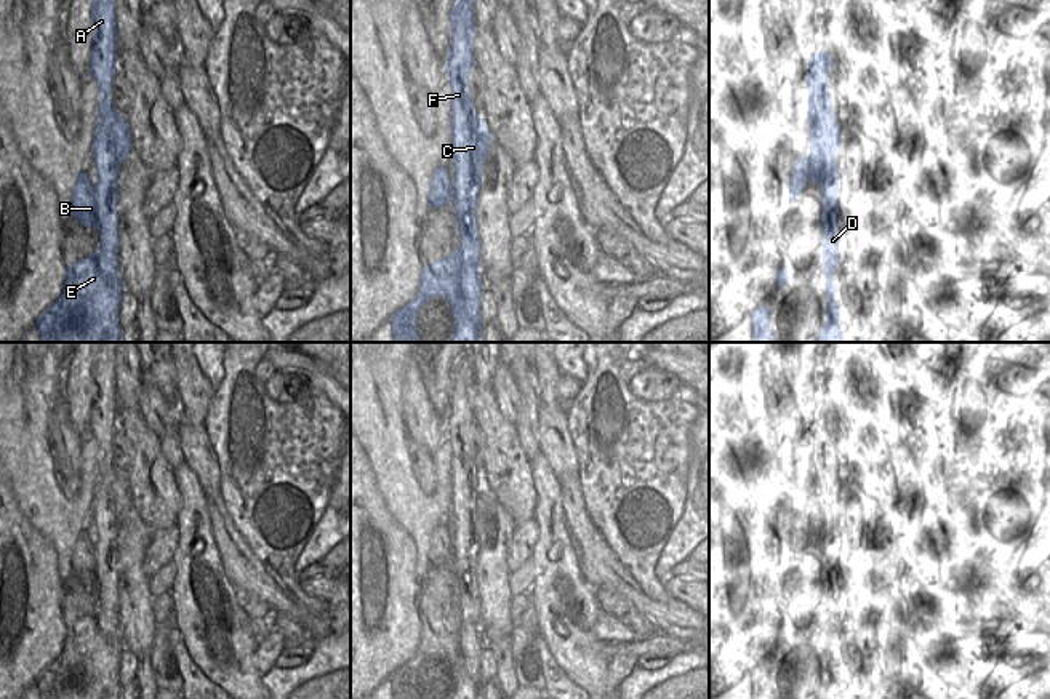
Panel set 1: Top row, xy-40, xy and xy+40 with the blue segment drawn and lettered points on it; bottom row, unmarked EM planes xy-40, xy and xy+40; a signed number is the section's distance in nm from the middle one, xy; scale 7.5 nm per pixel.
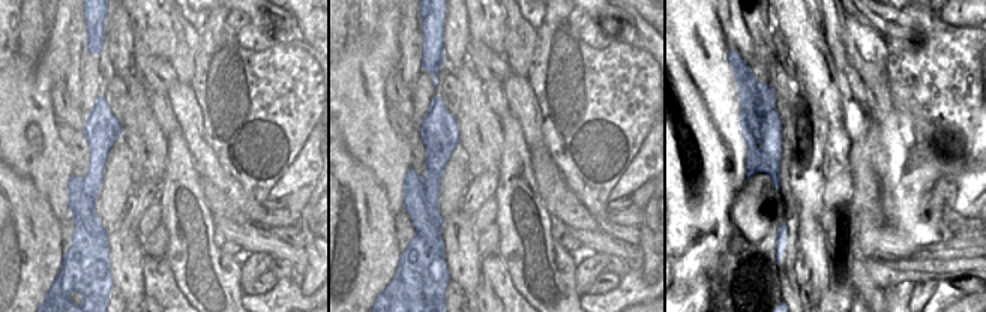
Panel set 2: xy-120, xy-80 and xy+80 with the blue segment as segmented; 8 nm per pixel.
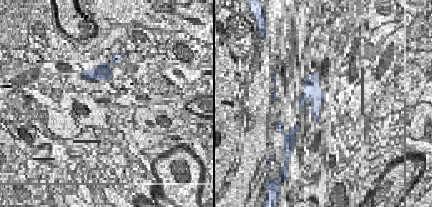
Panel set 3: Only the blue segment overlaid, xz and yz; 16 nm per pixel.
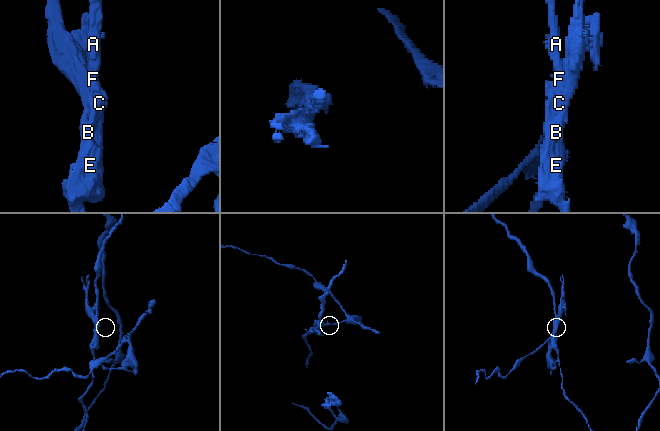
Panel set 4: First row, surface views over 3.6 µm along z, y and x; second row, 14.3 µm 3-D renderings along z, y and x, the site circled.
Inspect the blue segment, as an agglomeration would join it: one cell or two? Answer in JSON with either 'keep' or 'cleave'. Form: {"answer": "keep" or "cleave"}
{"answer": "cleave"}

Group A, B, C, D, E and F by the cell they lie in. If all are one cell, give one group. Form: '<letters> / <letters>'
A / B C D E F

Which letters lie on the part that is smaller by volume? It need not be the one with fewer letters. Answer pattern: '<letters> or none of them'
A

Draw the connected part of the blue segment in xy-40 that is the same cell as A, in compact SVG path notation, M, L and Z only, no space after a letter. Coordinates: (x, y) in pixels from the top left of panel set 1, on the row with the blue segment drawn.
M91 0L93 46L88 74L112 90L117 67L115 0Z

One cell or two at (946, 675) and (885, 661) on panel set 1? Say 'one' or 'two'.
two

